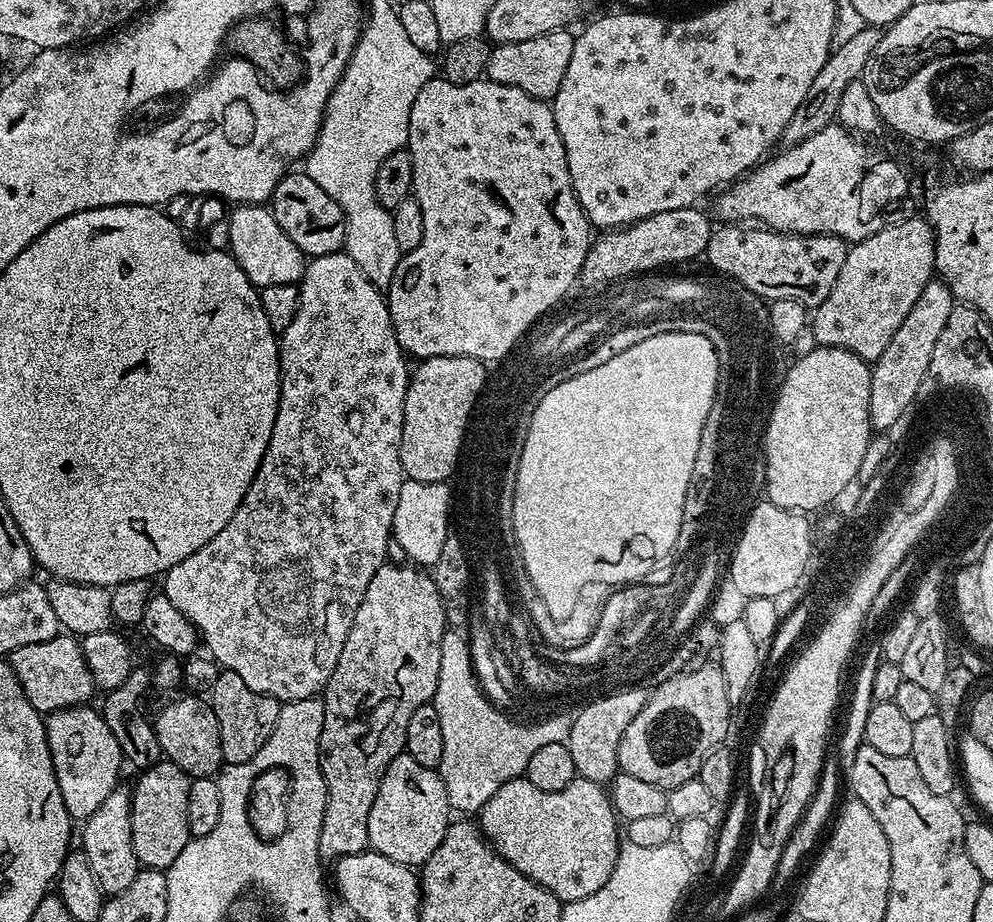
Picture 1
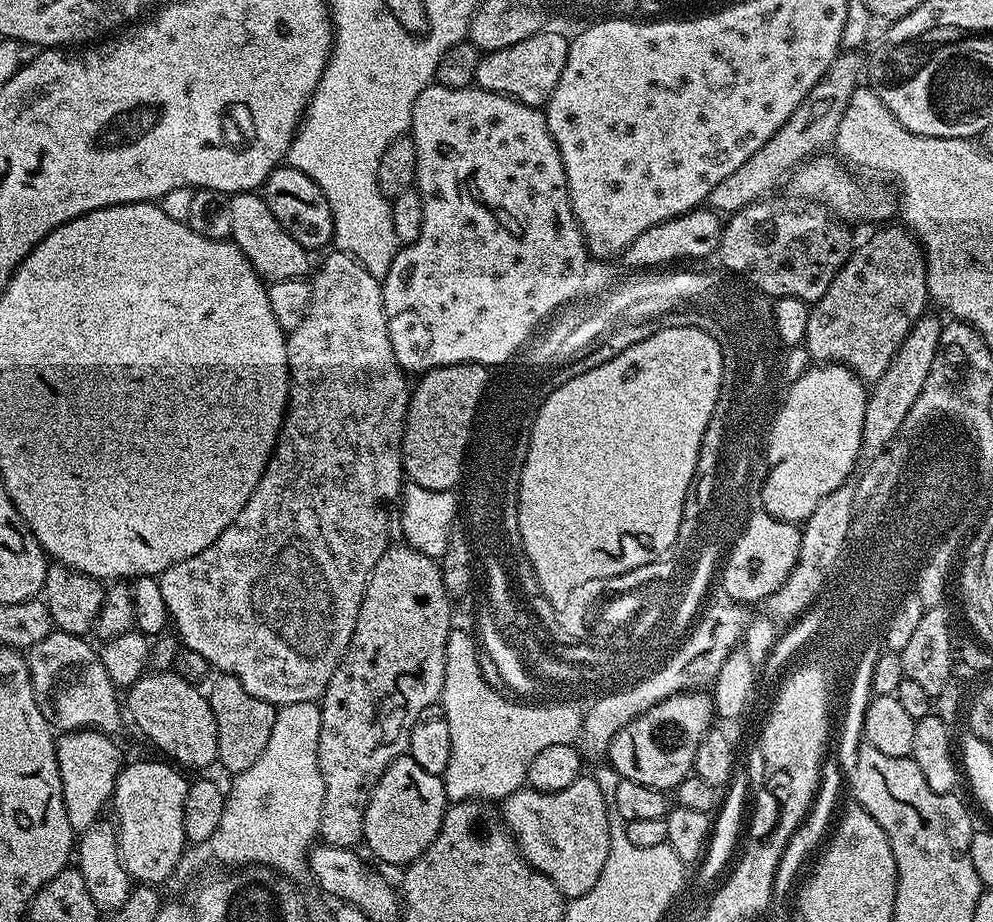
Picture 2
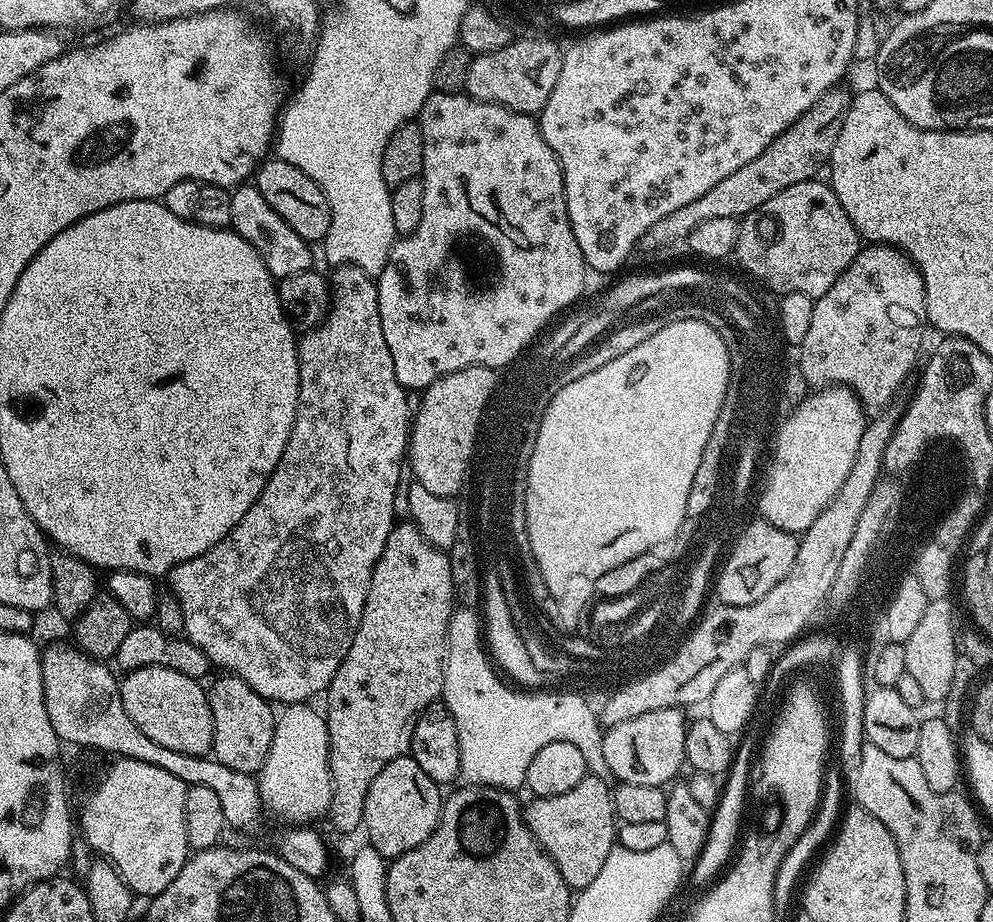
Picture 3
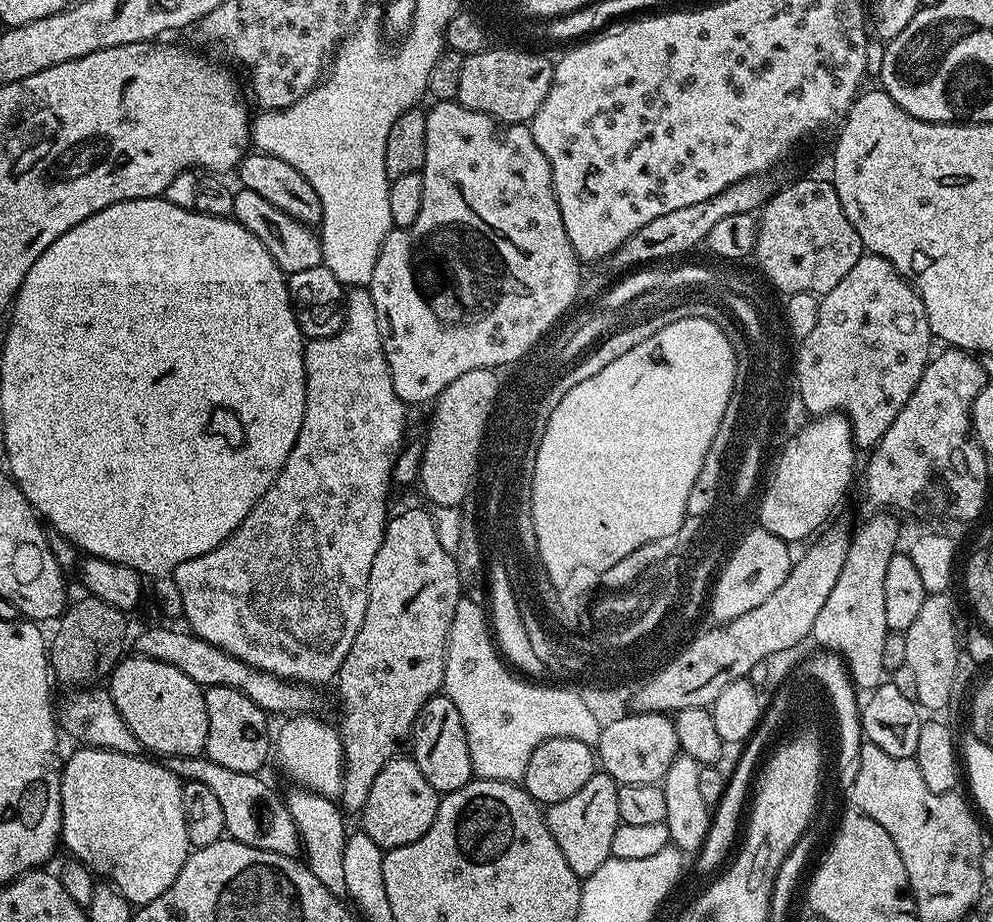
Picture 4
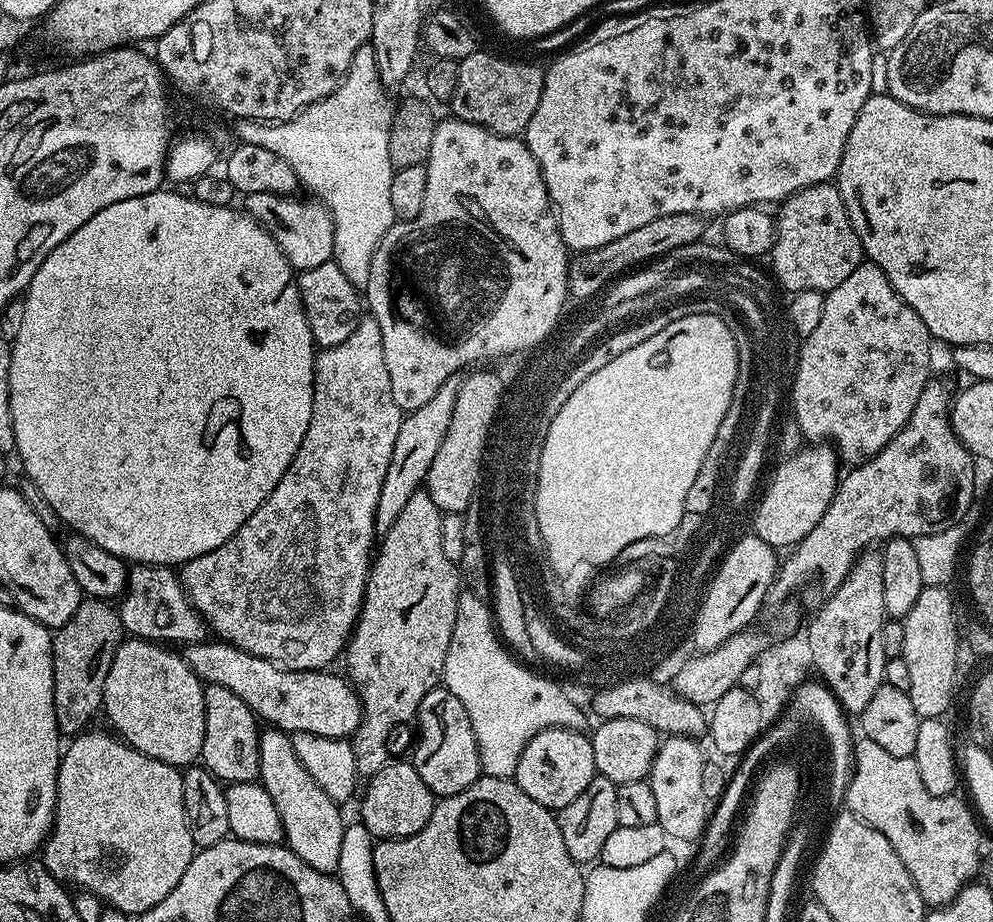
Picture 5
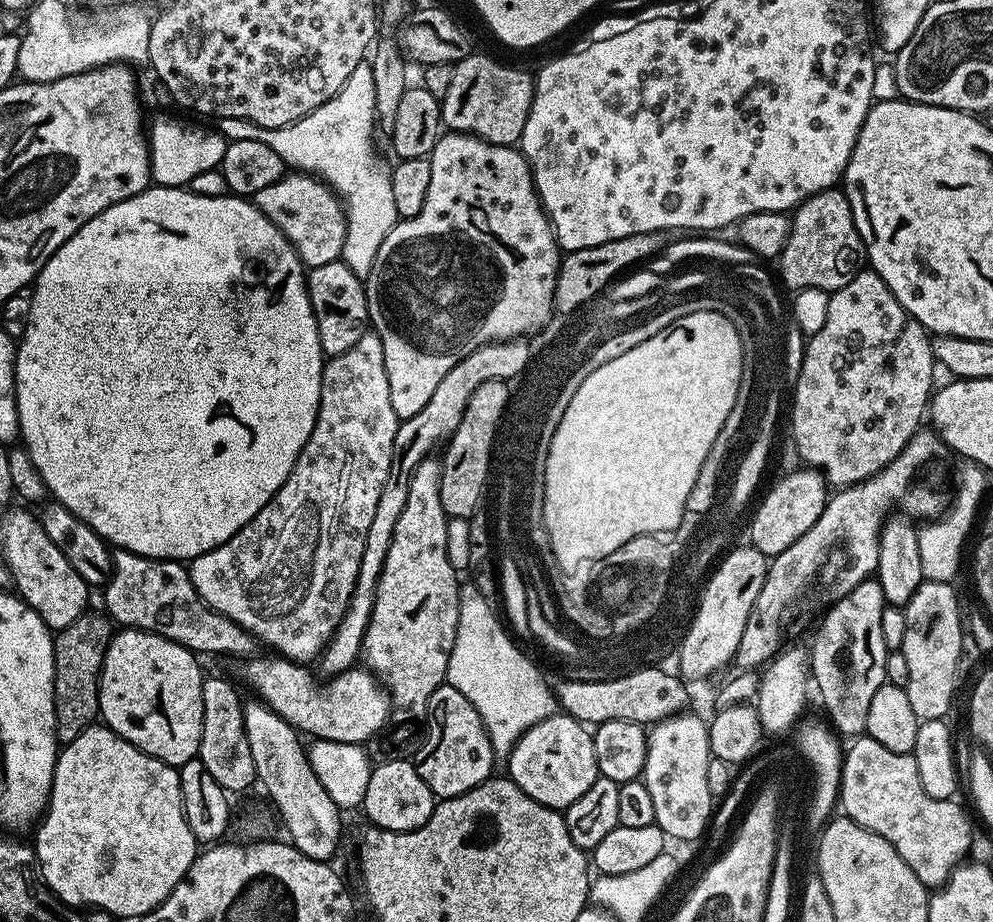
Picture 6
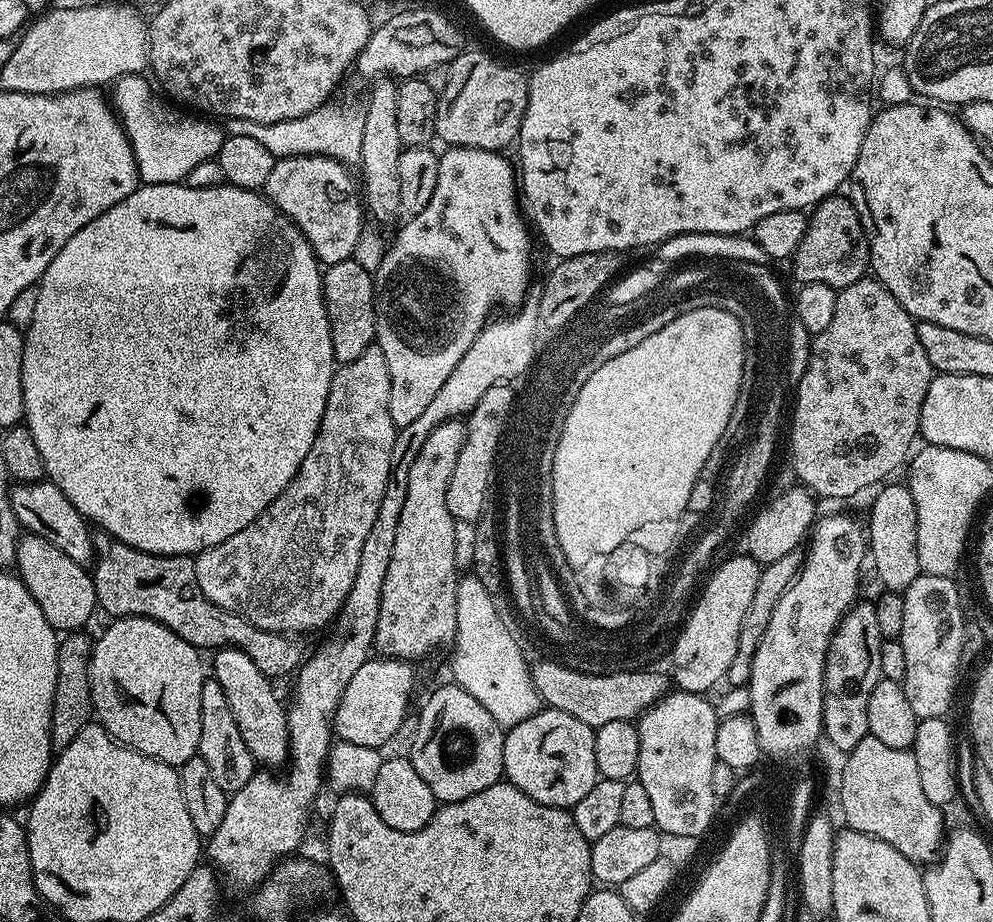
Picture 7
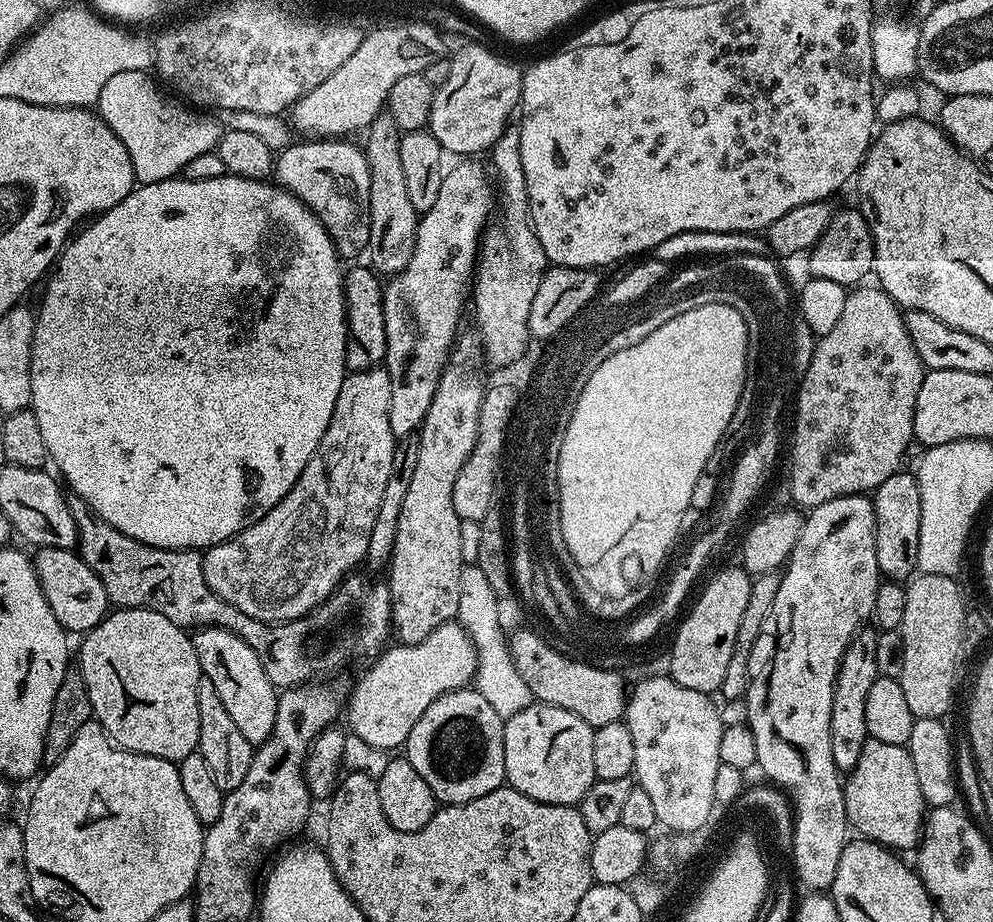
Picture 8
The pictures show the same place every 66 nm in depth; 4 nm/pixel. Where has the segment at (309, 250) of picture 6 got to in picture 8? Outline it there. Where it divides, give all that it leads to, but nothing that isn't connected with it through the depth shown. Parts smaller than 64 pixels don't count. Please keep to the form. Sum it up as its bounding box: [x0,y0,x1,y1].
[274,138,370,258]

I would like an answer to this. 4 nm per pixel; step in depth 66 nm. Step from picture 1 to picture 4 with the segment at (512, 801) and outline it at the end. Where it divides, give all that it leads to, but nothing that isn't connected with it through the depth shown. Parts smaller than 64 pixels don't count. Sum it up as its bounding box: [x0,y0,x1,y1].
[546,771,620,878]

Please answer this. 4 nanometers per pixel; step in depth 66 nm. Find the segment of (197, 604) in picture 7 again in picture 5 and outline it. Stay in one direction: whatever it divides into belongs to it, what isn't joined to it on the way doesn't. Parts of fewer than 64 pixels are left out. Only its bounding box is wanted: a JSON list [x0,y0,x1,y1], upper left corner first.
[118,564,209,644]

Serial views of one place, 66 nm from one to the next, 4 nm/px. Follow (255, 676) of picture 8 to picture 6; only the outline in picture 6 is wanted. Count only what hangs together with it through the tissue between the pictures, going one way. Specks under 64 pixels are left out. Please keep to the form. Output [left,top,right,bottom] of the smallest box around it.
[244,698,342,862]

